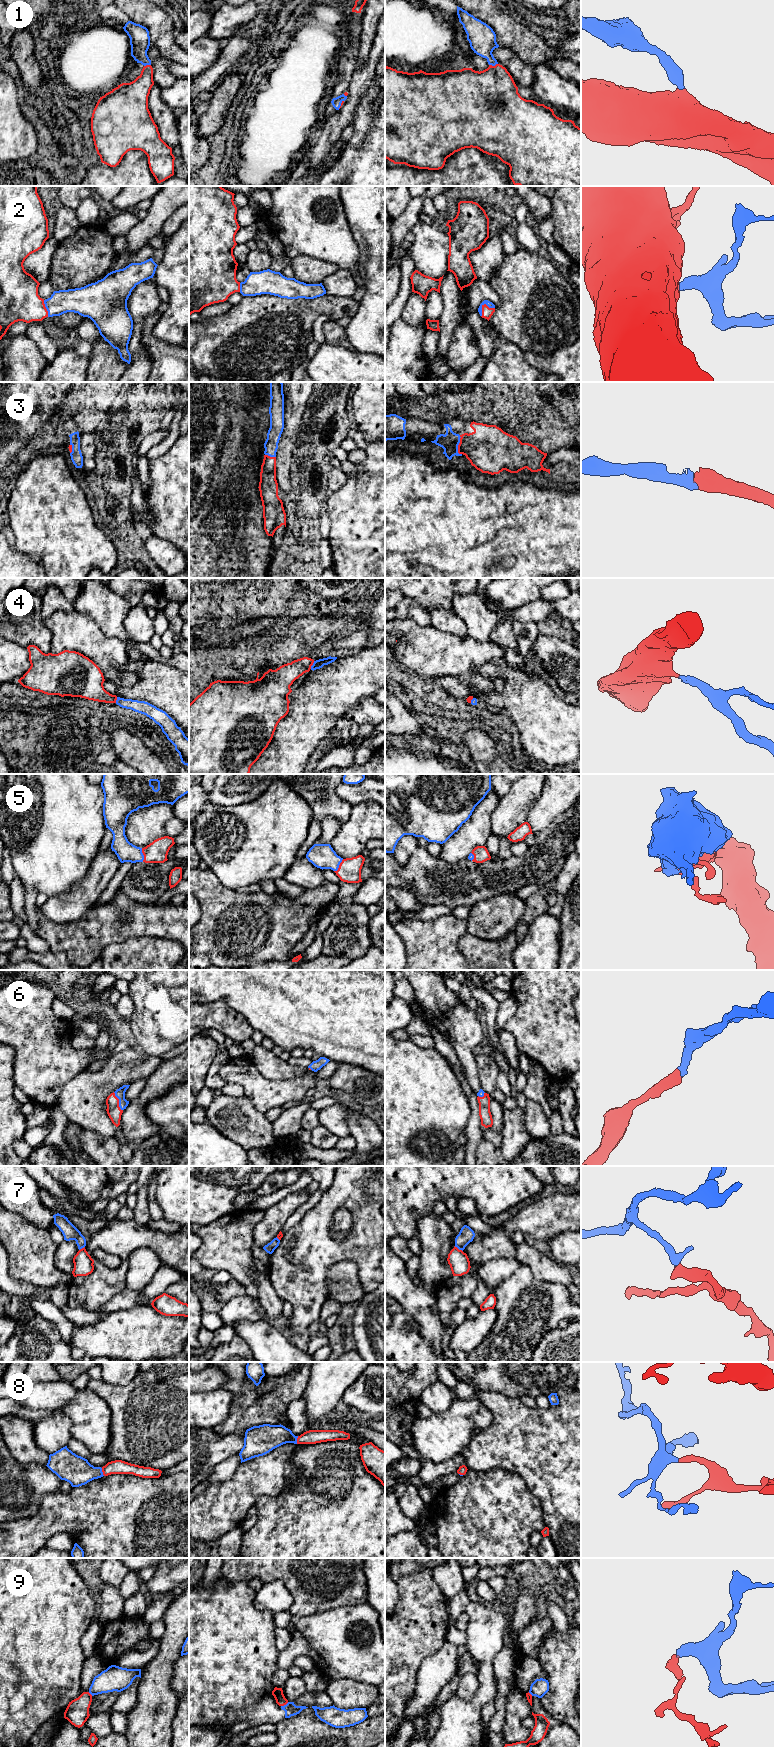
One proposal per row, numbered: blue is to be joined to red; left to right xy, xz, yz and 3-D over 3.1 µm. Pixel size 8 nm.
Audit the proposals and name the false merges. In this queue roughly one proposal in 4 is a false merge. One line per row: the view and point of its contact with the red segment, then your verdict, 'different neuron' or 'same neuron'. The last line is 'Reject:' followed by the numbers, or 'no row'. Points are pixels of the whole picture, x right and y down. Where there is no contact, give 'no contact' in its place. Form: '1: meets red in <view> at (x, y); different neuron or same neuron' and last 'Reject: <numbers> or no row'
1: meets red in yz at (493, 66); same neuron
2: meets red in yz at (483, 305); same neuron
3: meets red in yz at (458, 445); same neuron
4: meets red in xz at (312, 664); same neuron
5: meets red in xz at (339, 866); same neuron
6: meets red in xy at (118, 1101); same neuron
7: meets red in yz at (457, 1248); different neuron
8: meets red in xy at (102, 1471); same neuron
9: meets red in xz at (284, 1704); different neuron
Reject: 7, 9

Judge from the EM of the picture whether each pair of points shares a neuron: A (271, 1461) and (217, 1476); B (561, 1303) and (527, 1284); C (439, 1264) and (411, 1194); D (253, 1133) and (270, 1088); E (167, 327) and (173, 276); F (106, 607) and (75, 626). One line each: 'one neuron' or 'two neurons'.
A: two neurons
B: one neuron
C: two neurons
D: two neurons
E: one neuron
F: two neurons

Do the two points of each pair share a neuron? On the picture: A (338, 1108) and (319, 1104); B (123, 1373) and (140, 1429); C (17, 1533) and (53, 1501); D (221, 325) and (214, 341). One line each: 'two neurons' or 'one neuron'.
A: two neurons
B: two neurons
C: one neuron
D: one neuron

